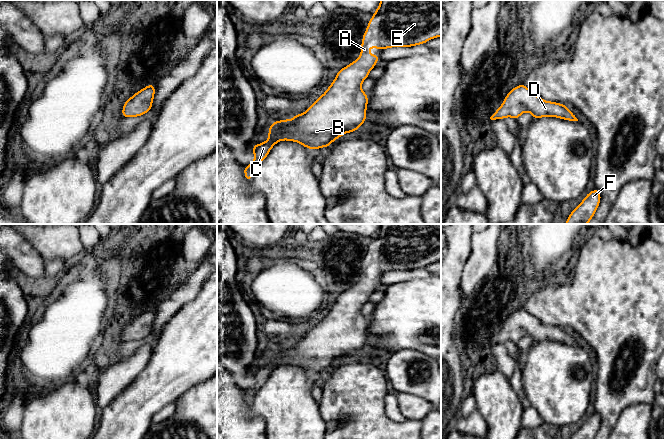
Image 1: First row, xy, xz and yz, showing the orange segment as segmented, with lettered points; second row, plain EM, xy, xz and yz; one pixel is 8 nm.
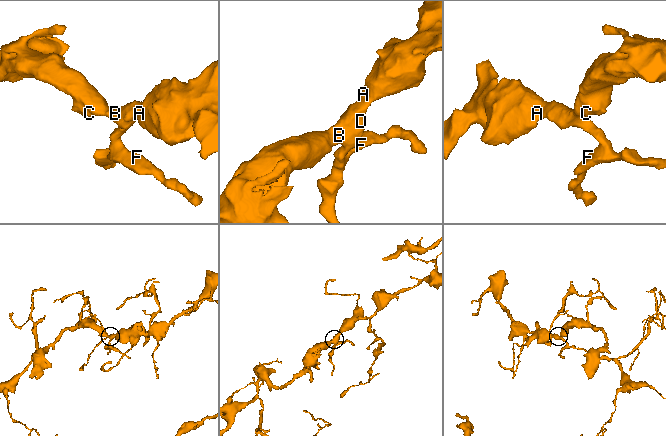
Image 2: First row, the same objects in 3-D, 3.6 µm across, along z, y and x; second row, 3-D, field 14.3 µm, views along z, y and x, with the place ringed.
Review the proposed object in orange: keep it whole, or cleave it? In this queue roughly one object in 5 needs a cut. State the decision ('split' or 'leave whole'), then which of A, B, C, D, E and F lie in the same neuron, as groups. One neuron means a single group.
leave whole | A B C D E F

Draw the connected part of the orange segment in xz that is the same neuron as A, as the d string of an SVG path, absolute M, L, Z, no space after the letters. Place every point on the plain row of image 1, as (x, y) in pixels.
M381 224L363 259L361 278L358 283L337 295L337 299L326 314L307 333L305 337L294 339L292 344L273 346L267 353L269 363L252 369L254 385L243 390L245 406L249 406L258 389L267 381L271 372L279 365L289 364L300 367L312 374L329 371L344 357L355 356L366 345L368 319L361 313L362 306L368 302L369 295L380 284L379 279L370 279L371 270L384 274L390 271L411 271L425 268L432 262L441 260L441 224Z

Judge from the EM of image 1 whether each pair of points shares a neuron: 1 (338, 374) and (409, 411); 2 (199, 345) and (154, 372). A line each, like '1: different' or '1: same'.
1: different
2: same

